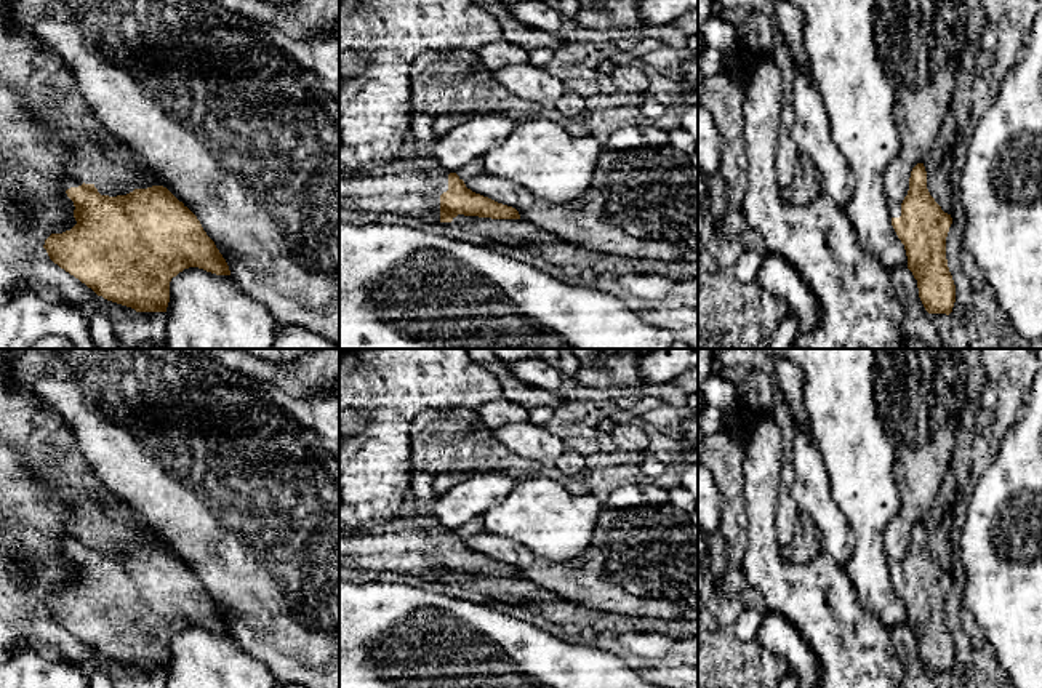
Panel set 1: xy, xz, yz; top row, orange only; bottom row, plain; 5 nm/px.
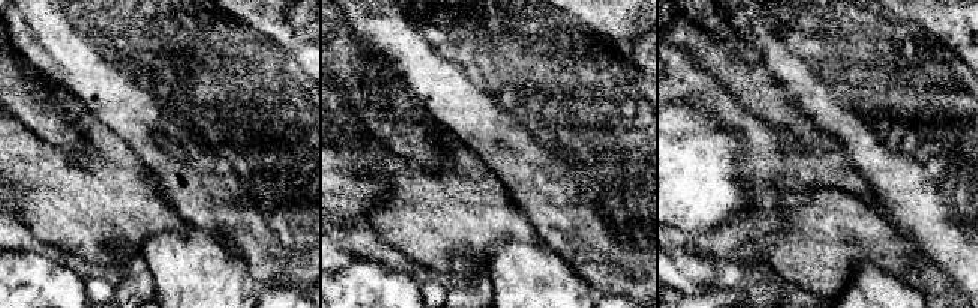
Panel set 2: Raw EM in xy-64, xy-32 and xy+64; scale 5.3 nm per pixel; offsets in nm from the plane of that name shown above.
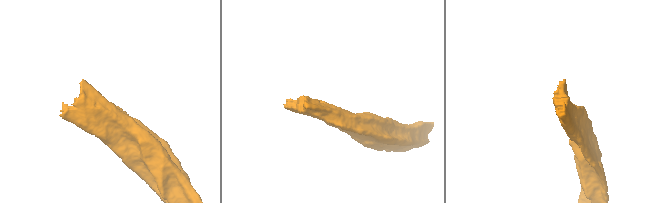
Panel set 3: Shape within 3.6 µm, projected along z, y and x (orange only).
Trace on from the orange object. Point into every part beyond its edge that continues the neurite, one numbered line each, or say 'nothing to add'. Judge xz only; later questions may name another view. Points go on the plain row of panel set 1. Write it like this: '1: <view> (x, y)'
1: xz (416, 552)

